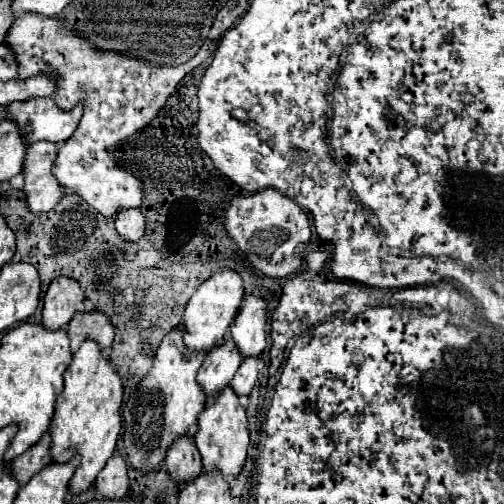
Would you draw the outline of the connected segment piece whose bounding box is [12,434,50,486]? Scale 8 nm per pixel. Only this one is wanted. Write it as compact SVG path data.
M44 434L28 452L24 452L18 458L14 458L14 462L12 462L12 474L20 480L20 486L28 484L28 480L32 476L36 476L44 466L50 464L50 454L48 454L48 450L50 450L48 442L50 440L48 438L50 436Z

